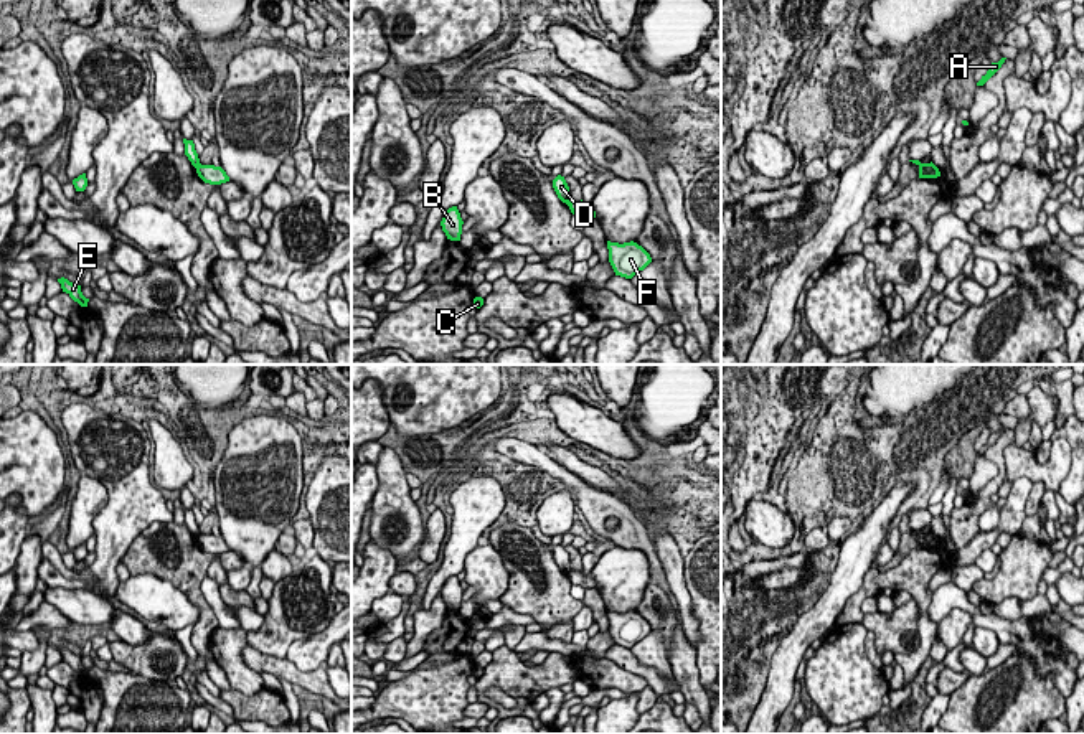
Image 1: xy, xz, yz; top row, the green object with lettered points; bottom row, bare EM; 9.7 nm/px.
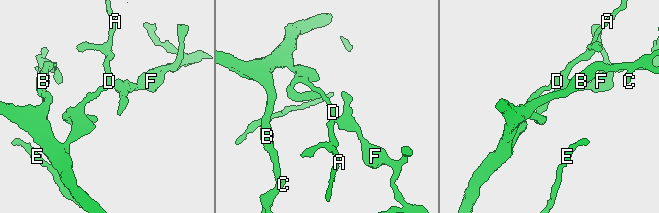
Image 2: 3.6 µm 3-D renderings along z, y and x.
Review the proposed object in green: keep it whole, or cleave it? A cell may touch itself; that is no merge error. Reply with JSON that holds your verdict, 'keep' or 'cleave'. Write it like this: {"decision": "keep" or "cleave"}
{"decision": "cleave"}

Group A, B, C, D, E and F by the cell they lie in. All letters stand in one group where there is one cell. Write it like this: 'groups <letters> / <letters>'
groups A B C D E / F

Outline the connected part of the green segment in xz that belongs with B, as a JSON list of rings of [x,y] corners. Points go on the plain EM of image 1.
[[[457,576],[449,577],[441,590],[442,600],[450,610],[460,610],[462,594],[464,590]]]

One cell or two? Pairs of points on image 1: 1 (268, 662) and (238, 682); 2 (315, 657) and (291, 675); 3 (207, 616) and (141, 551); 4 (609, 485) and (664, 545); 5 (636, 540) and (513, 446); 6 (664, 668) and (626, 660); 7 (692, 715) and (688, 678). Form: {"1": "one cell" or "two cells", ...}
{"1": "two cells", "2": "two cells", "3": "one cell", "4": "one cell", "5": "one cell", "6": "two cells", "7": "two cells"}

